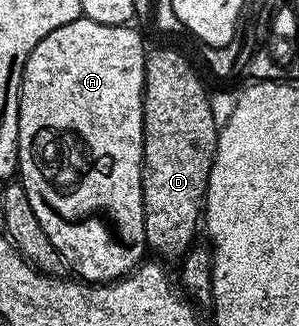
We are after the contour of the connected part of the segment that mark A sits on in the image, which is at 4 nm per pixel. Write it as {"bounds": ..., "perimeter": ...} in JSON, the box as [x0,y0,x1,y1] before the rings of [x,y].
{"bounds":[16,19,146,188],"perimeter":[[[79,19],[74,22],[66,22],[66,26],[58,26],[58,30],[50,30],[50,34],[46,34],[46,38],[42,38],[42,42],[38,42],[38,46],[34,46],[34,50],[26,58],[24,63],[24,73],[20,79],[20,117],[18,118],[18,154],[16,159],[18,161],[18,176],[26,176],[26,148],[28,148],[28,142],[30,142],[30,136],[34,134],[36,128],[44,126],[44,122],[48,122],[48,126],[70,126],[70,128],[82,128],[82,134],[92,142],[96,140],[96,132],[98,132],[98,124],[100,124],[100,140],[110,140],[110,154],[122,154],[124,156],[124,162],[126,162],[126,168],[128,168],[128,174],[130,174],[130,182],[134,182],[134,188],[136,188],[136,182],[142,182],[144,177],[144,57],[146,55],[146,47],[144,48],[144,40],[135,32],[135,27],[119,24],[118,26],[106,26],[102,22],[94,22],[93,20]]]}

